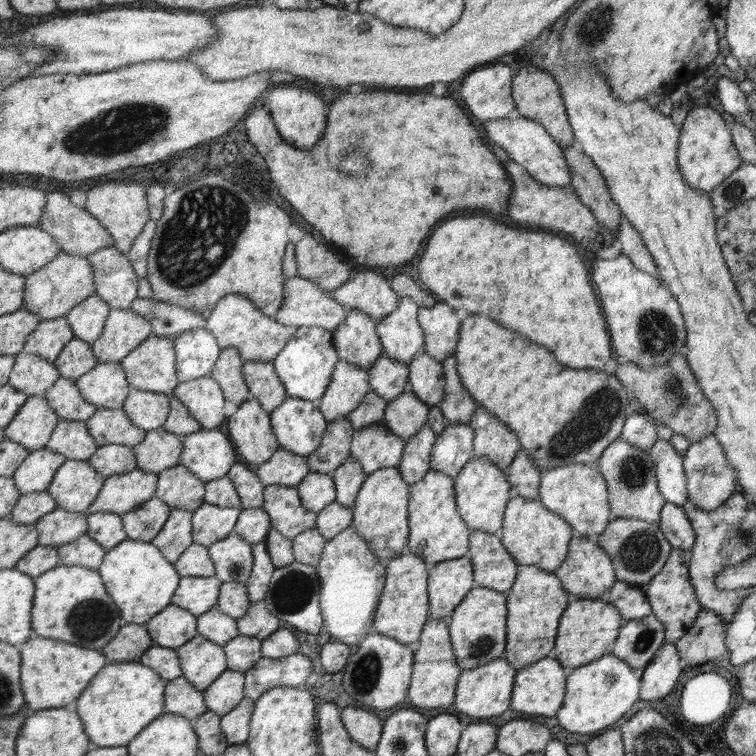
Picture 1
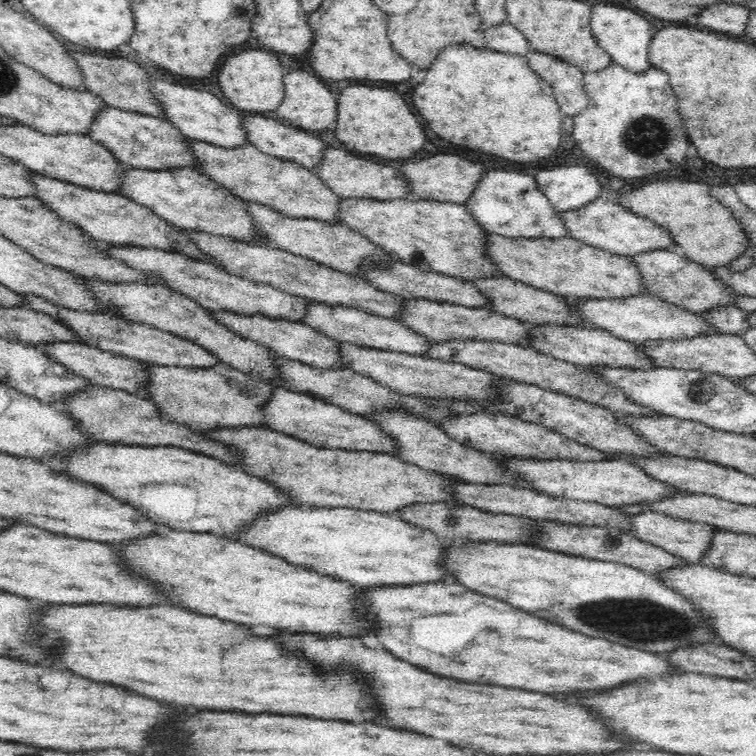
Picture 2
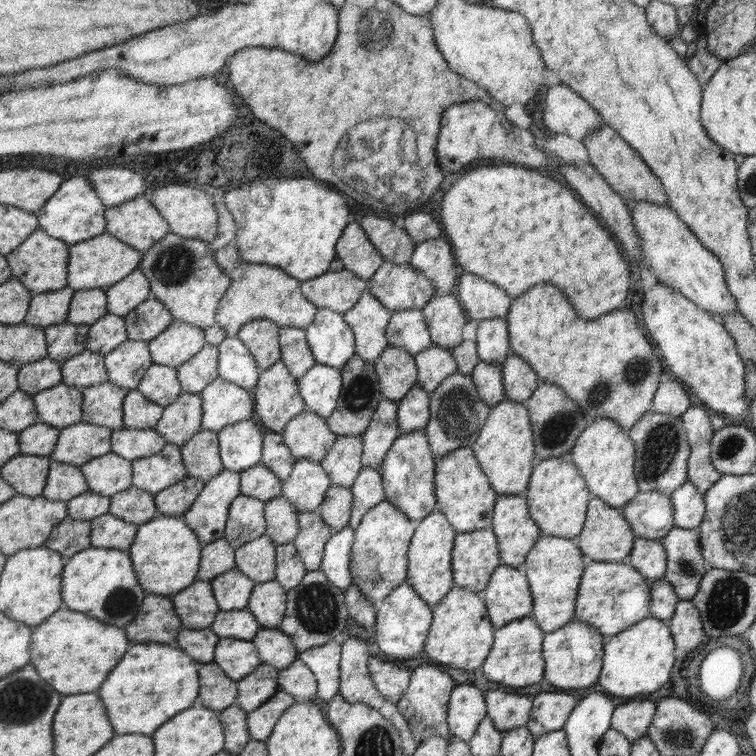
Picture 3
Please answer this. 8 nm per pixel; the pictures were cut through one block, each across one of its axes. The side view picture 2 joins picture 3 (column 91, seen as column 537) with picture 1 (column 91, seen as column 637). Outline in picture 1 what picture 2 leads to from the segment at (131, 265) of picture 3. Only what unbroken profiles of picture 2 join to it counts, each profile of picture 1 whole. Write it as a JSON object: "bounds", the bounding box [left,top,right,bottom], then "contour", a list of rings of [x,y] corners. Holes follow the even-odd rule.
{"bounds":[23,252,96,321],"contour":[[[62,252],[49,265],[26,276],[25,300],[23,306],[43,321],[66,317],[75,307],[96,294],[95,271],[87,257]]]}

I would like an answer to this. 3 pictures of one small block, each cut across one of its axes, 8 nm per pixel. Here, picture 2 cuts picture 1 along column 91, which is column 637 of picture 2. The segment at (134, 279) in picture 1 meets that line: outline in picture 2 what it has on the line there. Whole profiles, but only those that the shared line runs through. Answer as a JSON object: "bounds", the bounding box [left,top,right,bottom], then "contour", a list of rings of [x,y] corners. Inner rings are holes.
{"bounds":[633,249,737,314],"contour":[[[677,249],[655,250],[633,256],[637,262],[641,275],[647,284],[647,294],[663,298],[670,304],[686,308],[694,313],[704,314],[718,308],[737,308],[737,292],[732,290],[725,282],[714,274],[712,269],[690,260]]]}

